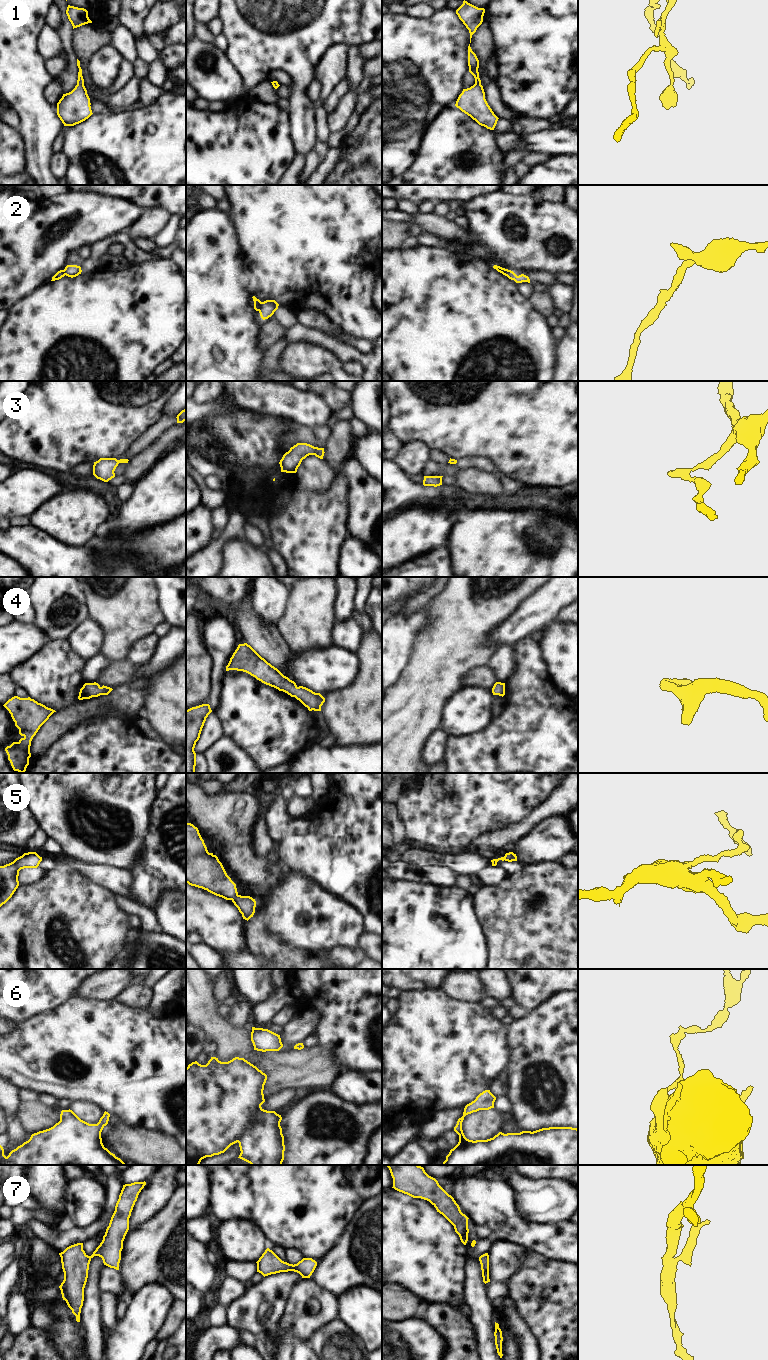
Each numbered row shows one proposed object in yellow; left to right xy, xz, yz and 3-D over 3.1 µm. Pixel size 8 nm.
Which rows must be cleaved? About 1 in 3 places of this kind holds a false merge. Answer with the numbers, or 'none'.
none

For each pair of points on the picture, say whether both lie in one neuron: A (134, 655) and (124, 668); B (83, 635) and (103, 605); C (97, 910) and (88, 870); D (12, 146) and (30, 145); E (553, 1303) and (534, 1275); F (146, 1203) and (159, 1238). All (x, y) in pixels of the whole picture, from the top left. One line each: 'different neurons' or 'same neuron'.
A: different neurons
B: different neurons
C: different neurons
D: different neurons
E: same neuron
F: different neurons

